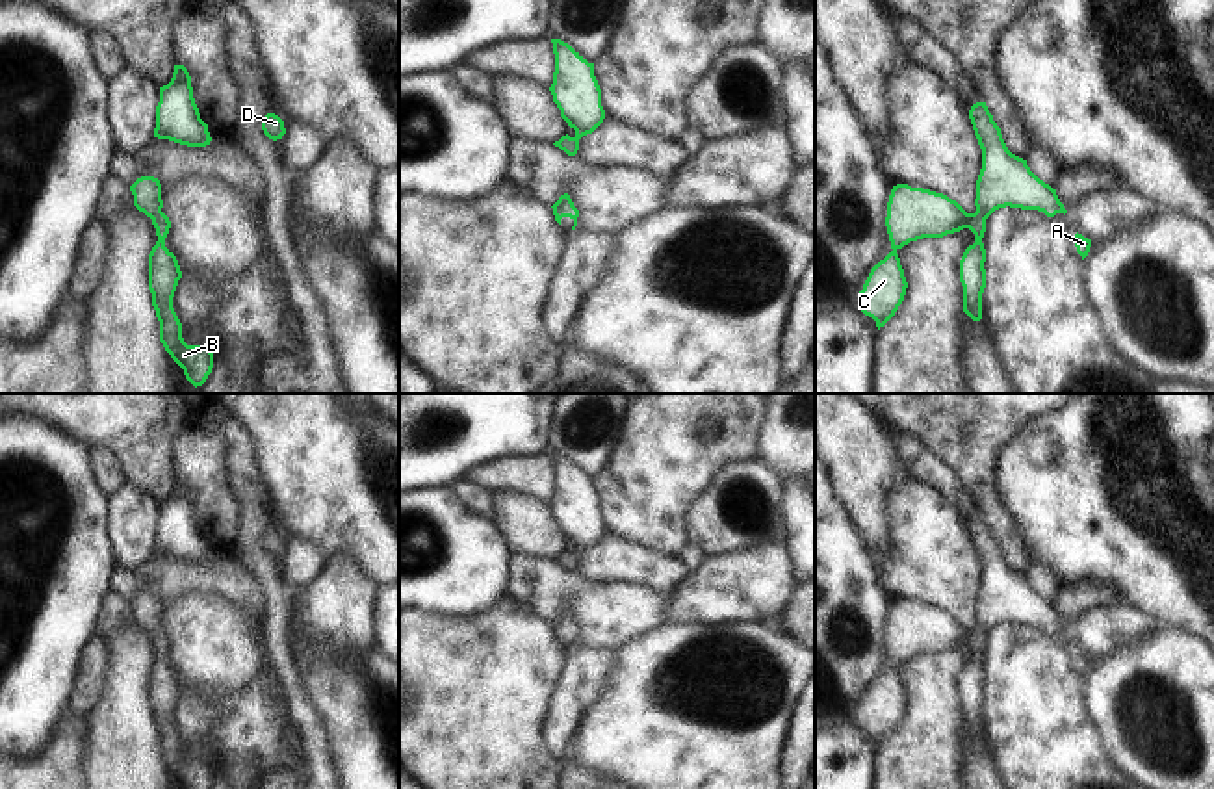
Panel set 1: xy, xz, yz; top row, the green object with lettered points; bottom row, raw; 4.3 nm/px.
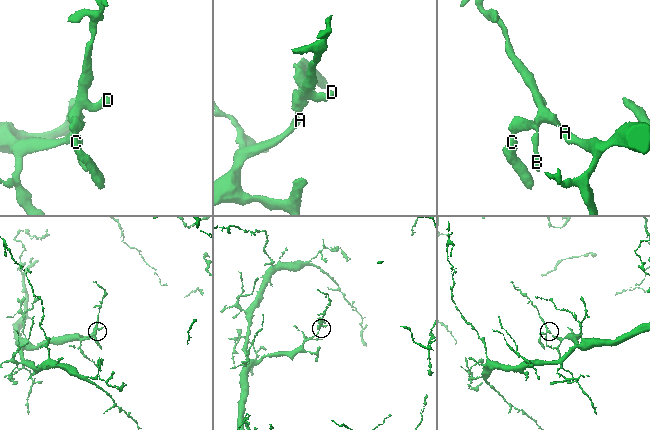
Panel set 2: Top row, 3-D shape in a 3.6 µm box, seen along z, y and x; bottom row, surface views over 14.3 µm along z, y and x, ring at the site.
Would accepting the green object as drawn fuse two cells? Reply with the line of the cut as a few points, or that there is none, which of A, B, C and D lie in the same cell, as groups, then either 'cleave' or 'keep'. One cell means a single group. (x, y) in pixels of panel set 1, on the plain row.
cut none; groups A B C D; keep

